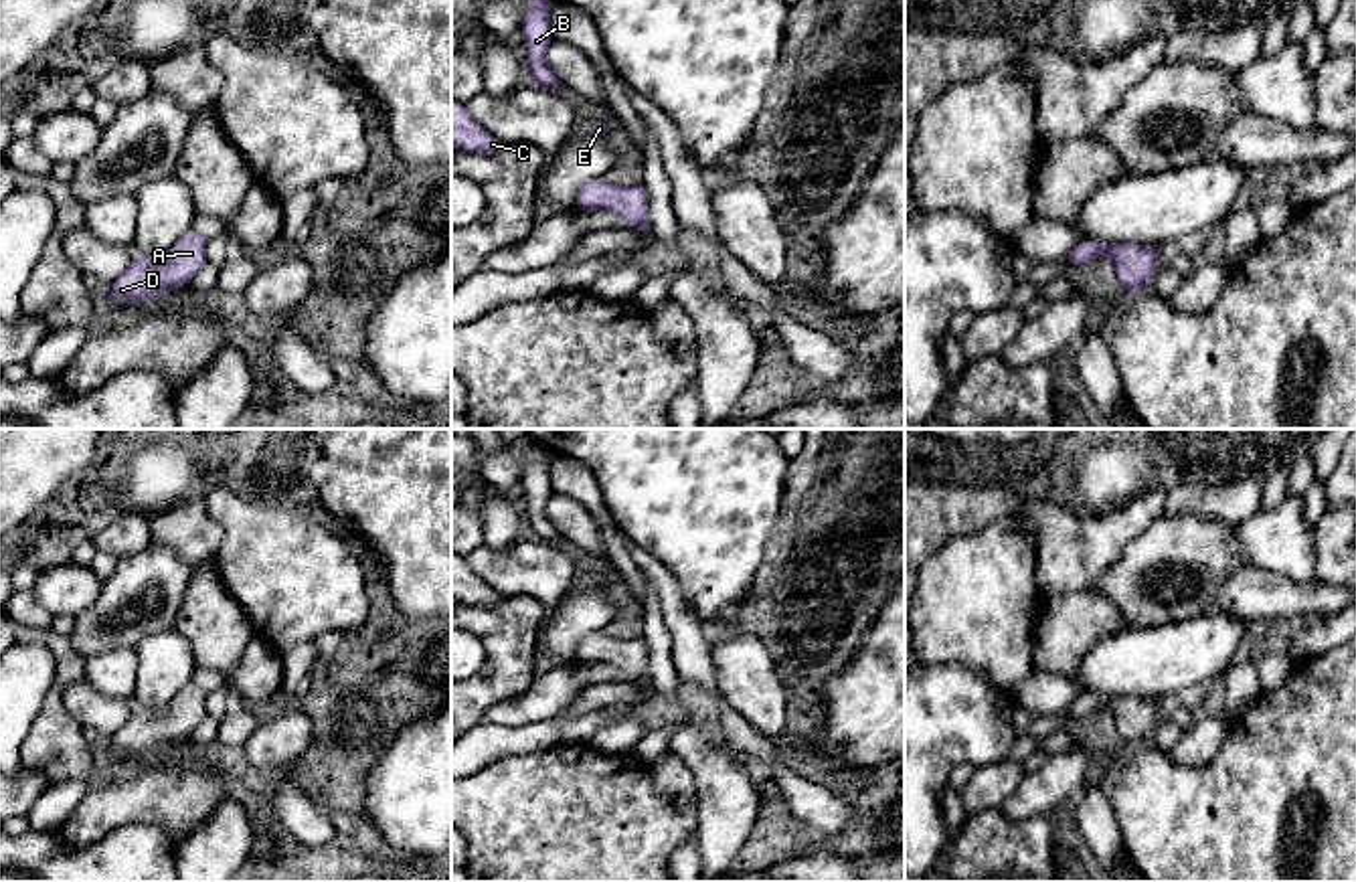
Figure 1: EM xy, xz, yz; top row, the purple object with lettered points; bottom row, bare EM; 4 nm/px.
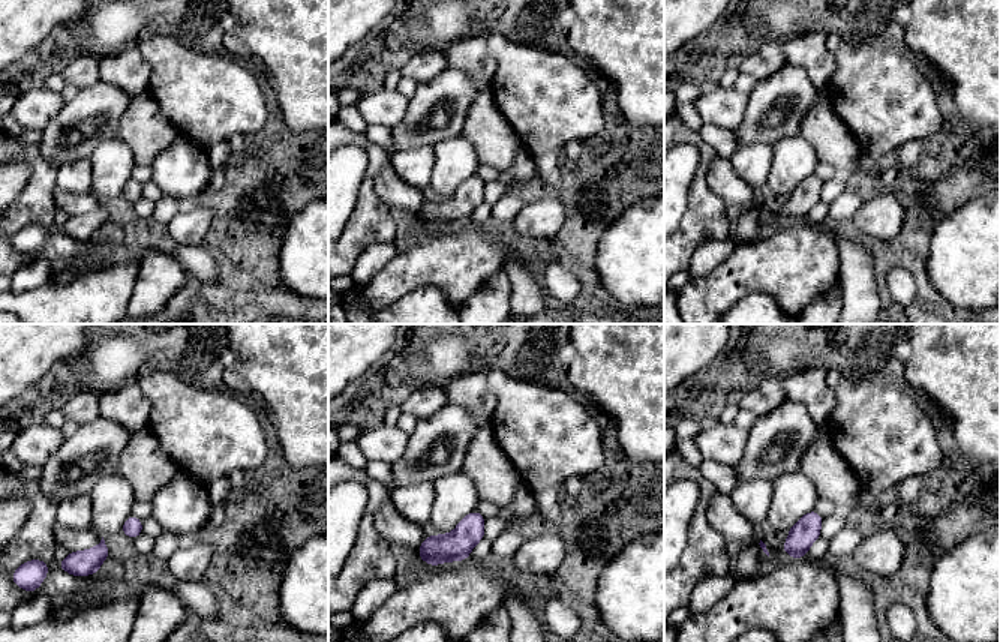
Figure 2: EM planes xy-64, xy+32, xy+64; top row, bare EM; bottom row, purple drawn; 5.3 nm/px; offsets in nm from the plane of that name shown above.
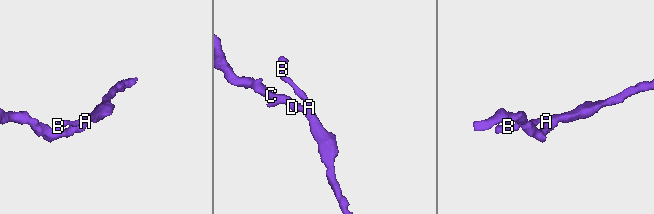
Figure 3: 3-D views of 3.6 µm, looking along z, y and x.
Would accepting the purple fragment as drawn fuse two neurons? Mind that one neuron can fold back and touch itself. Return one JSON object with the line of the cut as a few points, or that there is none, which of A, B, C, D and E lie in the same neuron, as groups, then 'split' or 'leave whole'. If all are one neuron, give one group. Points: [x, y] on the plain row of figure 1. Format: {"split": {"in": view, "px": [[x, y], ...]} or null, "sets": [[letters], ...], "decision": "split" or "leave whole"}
{"split": null, "sets": [["A", "B", "C", "D", "E"]], "decision": "leave whole"}

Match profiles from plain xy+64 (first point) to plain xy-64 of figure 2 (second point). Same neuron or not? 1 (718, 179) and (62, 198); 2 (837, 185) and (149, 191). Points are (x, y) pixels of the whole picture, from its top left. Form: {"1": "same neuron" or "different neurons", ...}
{"1": "same neuron", "2": "same neuron"}

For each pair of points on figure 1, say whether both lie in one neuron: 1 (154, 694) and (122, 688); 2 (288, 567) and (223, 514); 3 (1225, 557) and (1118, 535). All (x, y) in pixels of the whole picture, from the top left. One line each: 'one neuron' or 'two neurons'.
1: two neurons
2: one neuron
3: two neurons

